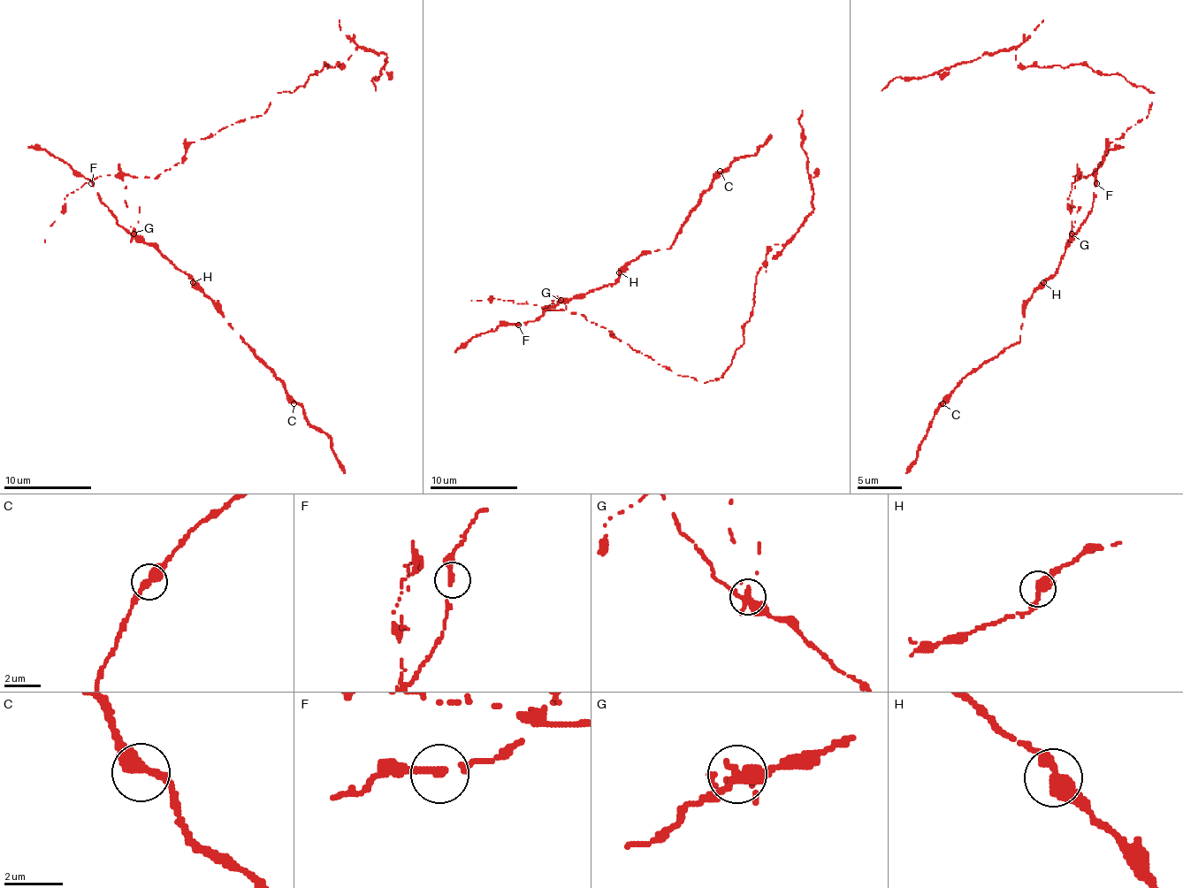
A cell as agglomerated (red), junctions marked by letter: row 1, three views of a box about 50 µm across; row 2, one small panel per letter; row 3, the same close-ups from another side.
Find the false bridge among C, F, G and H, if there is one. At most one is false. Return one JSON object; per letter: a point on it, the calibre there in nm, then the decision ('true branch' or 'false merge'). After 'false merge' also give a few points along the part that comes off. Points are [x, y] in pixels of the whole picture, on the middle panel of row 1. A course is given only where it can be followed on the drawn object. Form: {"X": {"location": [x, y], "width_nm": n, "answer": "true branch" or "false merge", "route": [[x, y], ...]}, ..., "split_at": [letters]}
{"C": {"location": [720, 171], "width_nm": 400, "answer": "true branch"}, "F": {"location": [518, 325], "width_nm": 200, "answer": "true branch"}, "G": {"location": [560, 300], "width_nm": 320, "answer": "false merge", "route": [[560, 301], [551, 310], [583, 316], [678, 376], [715, 379], [744, 342], [767, 250], [810, 213], [801, 110]]}, "H": {"location": [619, 272], "width_nm": 300, "answer": "true branch"}, "split_at": ["G"]}

